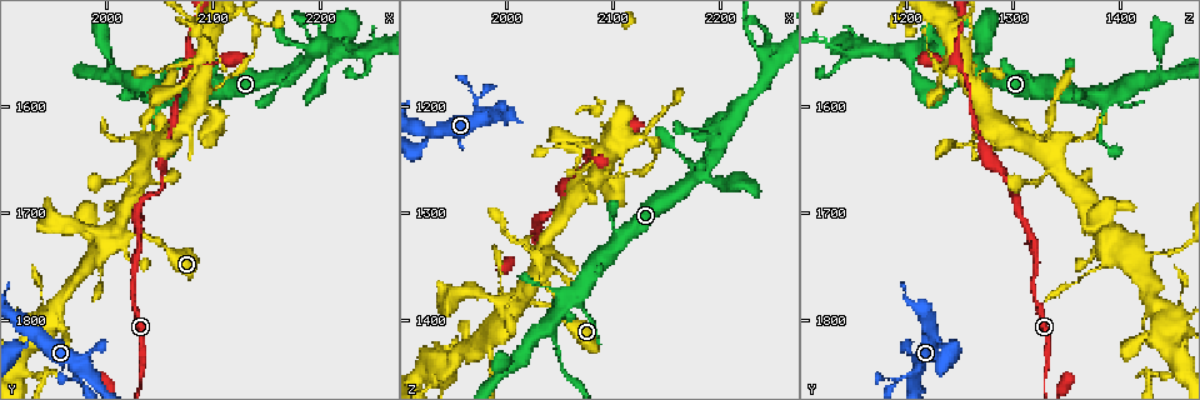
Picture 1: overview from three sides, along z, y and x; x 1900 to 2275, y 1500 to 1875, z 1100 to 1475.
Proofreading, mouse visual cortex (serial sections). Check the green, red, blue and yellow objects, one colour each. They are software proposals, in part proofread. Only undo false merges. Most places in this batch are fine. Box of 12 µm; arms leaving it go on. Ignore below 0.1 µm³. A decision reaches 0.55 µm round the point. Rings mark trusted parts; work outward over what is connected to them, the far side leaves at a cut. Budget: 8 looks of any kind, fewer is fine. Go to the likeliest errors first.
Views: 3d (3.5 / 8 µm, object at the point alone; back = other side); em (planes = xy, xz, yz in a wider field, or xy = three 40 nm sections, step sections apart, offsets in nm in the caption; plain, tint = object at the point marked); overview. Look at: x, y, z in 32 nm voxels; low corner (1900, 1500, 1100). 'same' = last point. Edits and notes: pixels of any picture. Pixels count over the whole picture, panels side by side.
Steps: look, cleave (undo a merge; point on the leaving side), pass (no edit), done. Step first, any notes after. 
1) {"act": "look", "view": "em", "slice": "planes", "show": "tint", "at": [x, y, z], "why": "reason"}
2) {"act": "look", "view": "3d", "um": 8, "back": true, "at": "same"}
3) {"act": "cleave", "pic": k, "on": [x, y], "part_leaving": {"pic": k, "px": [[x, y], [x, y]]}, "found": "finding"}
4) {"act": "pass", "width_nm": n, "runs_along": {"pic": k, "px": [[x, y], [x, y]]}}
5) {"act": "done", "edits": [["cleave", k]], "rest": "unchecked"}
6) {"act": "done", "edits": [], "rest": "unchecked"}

{"act": "look", "view": "3d", "um": 3.5, "at": [2076, 1560, 1248], "why": "abrupt turn"}

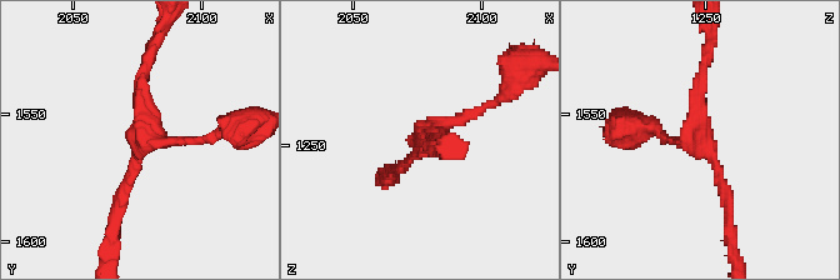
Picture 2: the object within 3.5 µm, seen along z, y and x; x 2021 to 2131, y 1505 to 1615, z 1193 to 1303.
{"act": "look", "view": "em", "slice": "xy", "step": 2, "show": "tint", "at": [2077, 1559, 1248], "arms": 3, "arm_widths_nm": [150, 150, 200]}

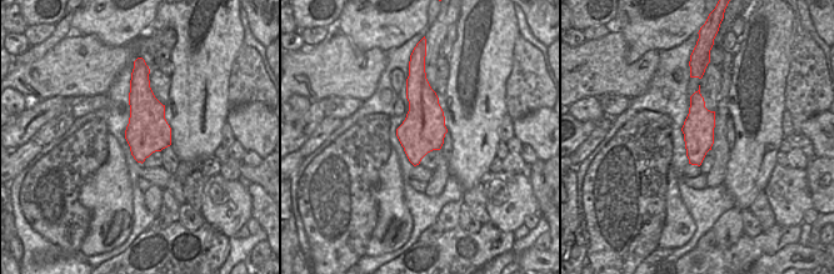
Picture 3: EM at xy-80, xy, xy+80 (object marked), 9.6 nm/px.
{"act": "pass", "runs_along": {"pic": 2, "px": [[118, 206], [144, 138], [216, 134]]}, "found": "one cell here"}

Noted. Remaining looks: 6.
{"act": "look", "view": "3d", "um": 3.5, "at": [2016, 1716, 1386], "why": "four or more arms meet"}

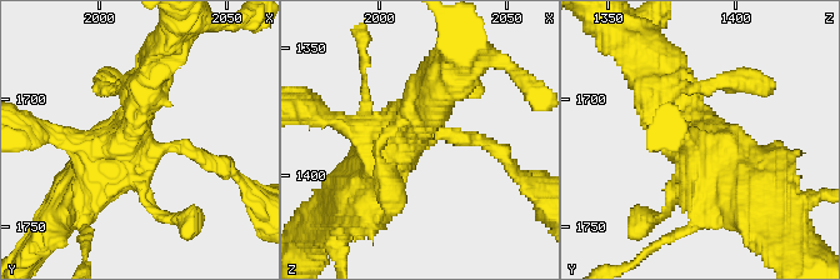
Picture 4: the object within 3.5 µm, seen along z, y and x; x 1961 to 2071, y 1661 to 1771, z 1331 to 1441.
{"act": "look", "view": "em", "slice": "xy", "step": 3, "show": "tint", "at": "same"}

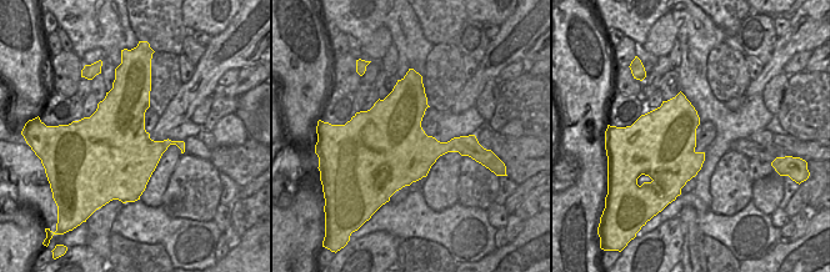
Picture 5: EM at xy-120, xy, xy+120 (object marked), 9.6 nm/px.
{"act": "pass", "runs_along": {"pic": 4, "px": [[213, 164], [133, 138], [151, 69]]}, "found": "all the same cell"}

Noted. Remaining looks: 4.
{"act": "look", "view": "3d", "um": 3.5, "at": [1944, 1850, 1430], "why": "sharp bend"}

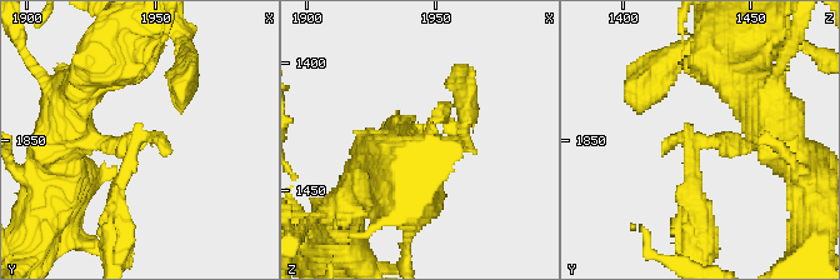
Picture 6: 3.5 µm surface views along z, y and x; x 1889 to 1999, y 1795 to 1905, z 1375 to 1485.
{"act": "look", "view": "em", "slice": "xy", "step": 3, "show": "tint", "at": [1943, 1850, 1429]}

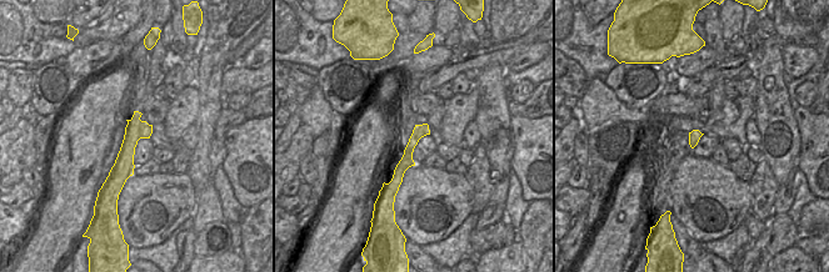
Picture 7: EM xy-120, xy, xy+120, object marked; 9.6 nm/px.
{"act": "look", "view": "em", "slice": "xy", "step": 5, "show": "tint", "at": "same", "why": "another direction"}

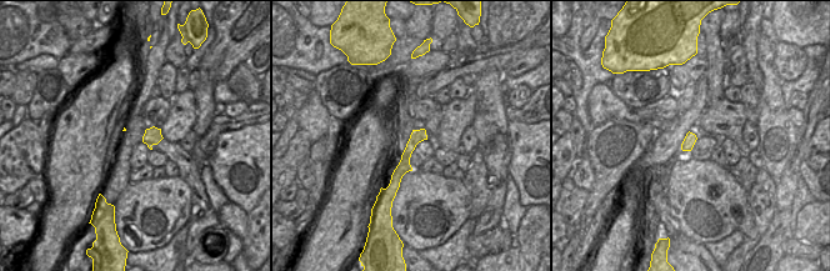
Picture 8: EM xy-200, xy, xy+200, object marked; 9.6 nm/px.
{"act": "pass", "runs_along": {"pic": 6, "px": [[761, 140], [698, 140], [691, 190], [710, 201]]}, "found": "continuous, no second cell"}

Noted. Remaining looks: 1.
{"act": "done", "edits": [], "rest": "unchecked"}

